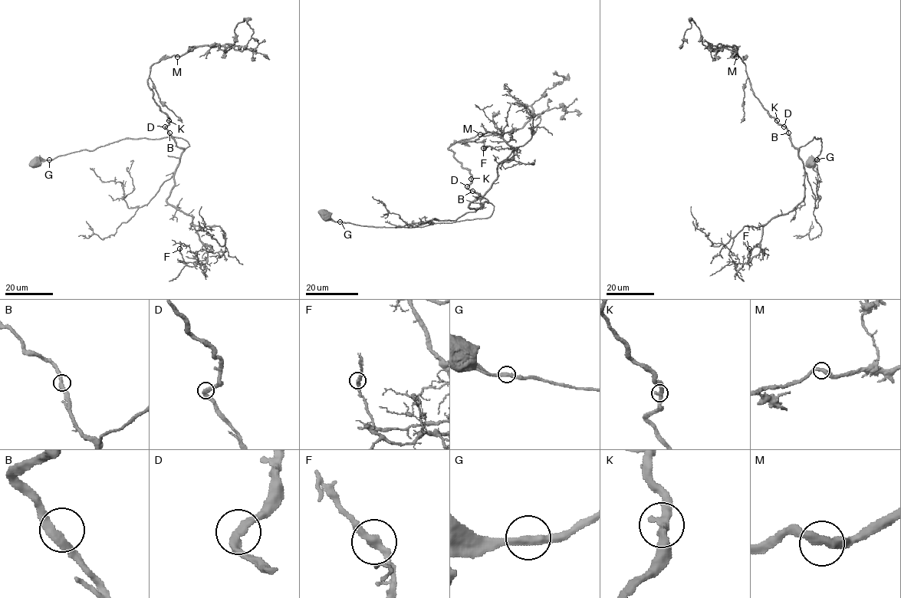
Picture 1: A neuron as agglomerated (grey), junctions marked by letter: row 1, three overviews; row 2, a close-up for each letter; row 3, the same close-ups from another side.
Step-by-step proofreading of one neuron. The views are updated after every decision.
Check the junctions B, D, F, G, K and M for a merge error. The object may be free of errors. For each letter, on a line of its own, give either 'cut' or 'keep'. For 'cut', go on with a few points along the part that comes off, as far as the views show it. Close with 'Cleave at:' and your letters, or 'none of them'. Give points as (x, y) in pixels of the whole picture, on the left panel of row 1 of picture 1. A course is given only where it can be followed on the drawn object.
B: keep
D: keep
F: keep
G: keep
K: keep
M: keep
Cleave at: none of them

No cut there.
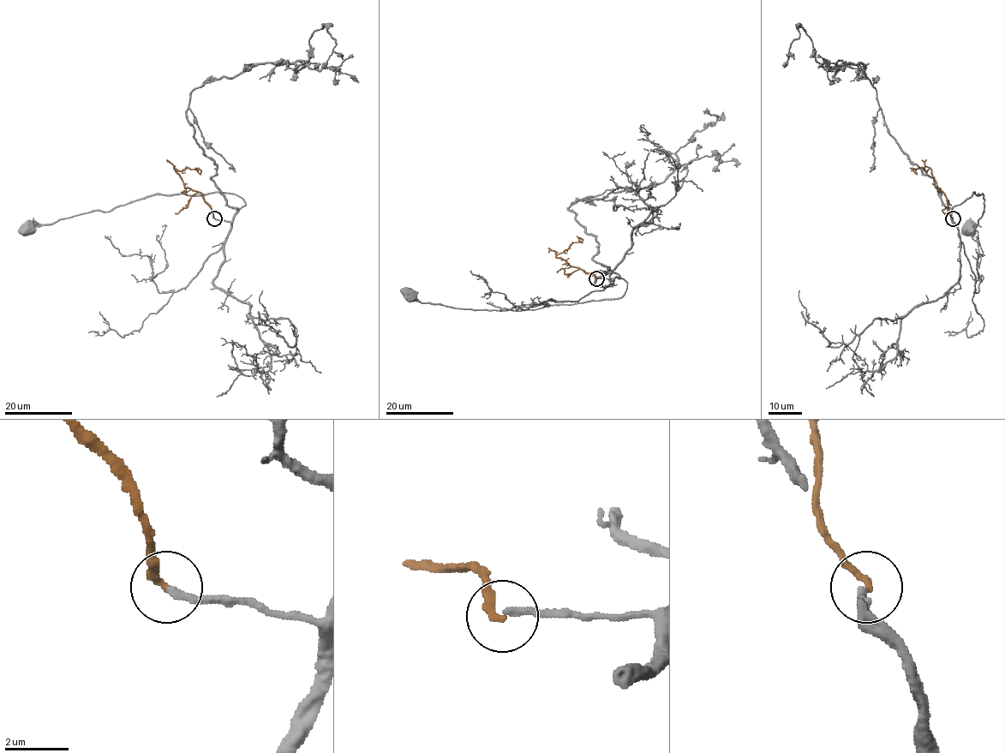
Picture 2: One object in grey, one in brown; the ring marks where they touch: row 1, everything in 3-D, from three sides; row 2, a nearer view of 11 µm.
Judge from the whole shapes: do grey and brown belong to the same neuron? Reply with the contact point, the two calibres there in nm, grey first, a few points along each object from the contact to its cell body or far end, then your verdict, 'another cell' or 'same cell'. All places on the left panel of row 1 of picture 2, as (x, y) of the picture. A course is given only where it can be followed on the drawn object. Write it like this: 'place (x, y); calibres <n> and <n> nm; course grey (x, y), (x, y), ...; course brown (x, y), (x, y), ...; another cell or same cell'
place (214, 218); calibres 220 and 220 nm; course grey (214, 218), (230, 222), (246, 204), (239, 195), (228, 193), (148, 195), (107, 212), (91, 211), (27, 230); course brown (214, 218), (204, 197), (185, 187), (174, 170), (201, 170); another cell

